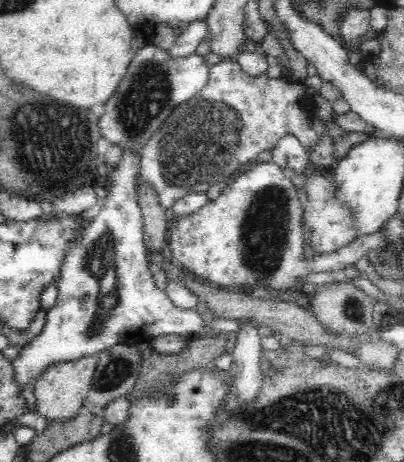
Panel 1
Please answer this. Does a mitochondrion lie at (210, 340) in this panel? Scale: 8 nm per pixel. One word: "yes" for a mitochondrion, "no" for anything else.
no

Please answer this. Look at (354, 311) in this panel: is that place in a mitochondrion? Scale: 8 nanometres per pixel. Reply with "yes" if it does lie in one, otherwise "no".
yes

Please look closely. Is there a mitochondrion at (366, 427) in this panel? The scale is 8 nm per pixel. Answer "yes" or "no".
yes

